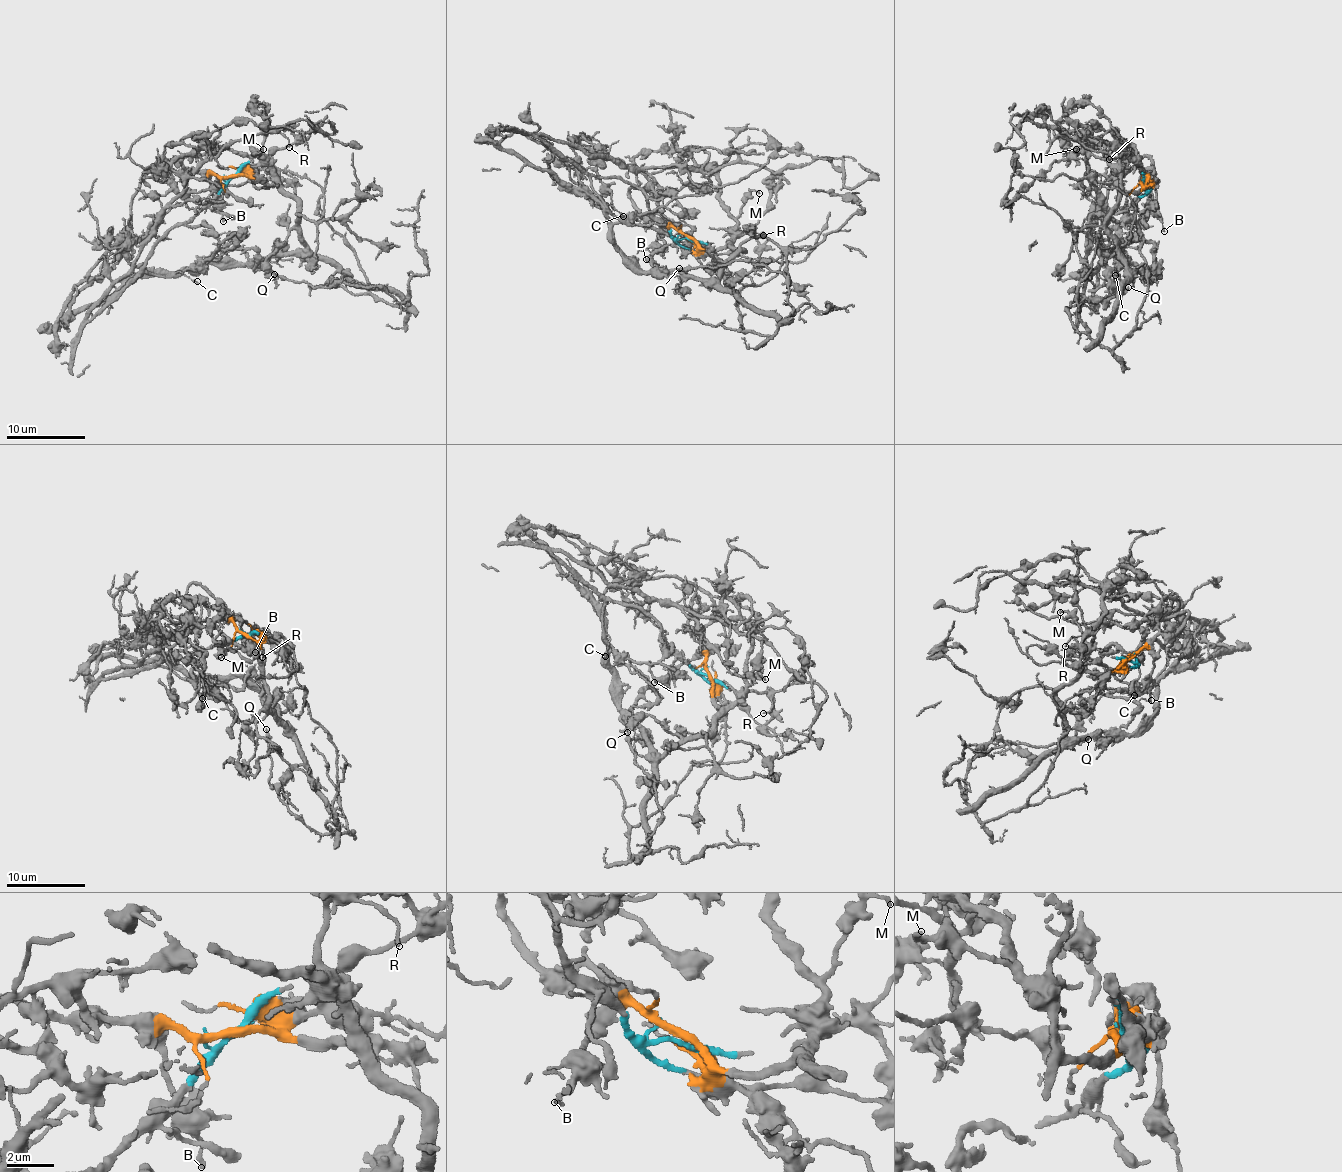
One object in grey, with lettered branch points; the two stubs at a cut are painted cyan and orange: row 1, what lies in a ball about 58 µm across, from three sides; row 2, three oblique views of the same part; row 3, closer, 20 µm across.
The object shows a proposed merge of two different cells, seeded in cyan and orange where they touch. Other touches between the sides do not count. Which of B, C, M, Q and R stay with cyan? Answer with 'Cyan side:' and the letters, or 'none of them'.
Cyan side: C

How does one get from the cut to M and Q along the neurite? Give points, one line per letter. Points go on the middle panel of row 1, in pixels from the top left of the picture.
M: (686, 237), (703, 248), (722, 249), (732, 239), (743, 199), (753, 191), (760, 193)
Q: (686, 237), (703, 248), (742, 248), (718, 277), (735, 293), (733, 283), (753, 269), (740, 260), (679, 267)

